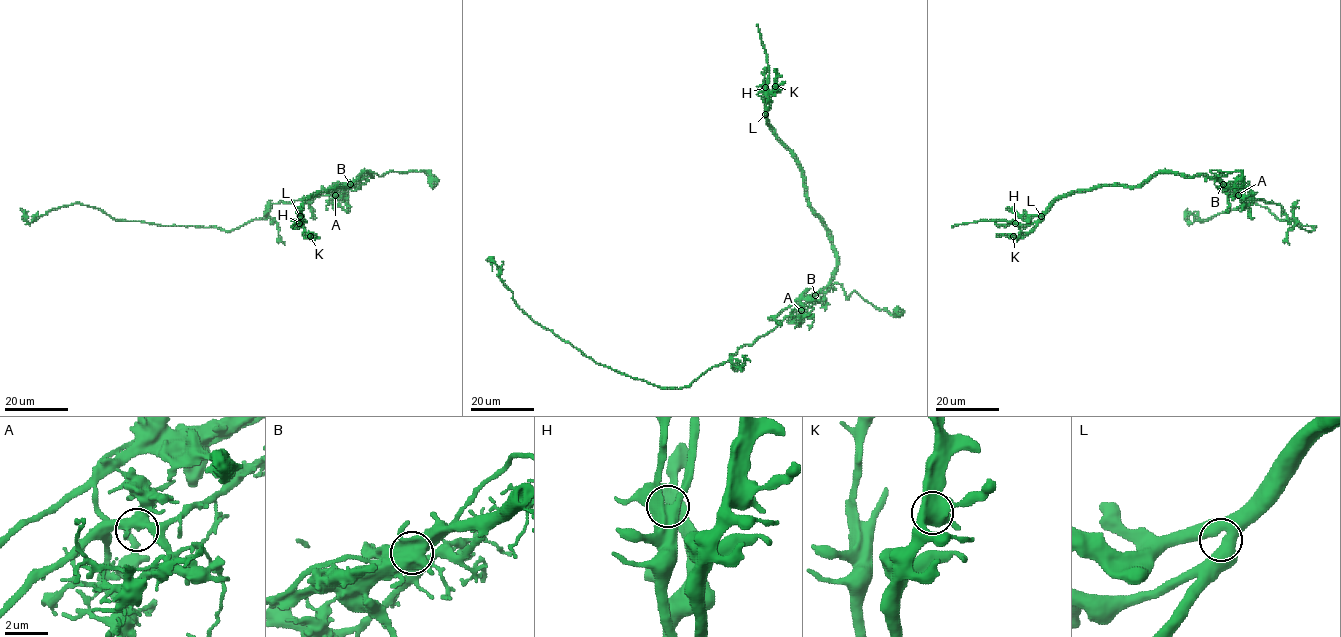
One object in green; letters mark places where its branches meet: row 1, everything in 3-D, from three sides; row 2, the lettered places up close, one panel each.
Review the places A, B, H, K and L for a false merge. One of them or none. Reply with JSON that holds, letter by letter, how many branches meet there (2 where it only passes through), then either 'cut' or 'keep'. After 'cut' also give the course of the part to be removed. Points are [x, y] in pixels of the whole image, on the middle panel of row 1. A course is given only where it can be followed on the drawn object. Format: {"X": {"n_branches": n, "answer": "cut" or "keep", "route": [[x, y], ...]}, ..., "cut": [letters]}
{"A": {"n_branches": 4, "answer": "keep"}, "B": {"n_branches": 4, "answer": "cut", "route": [[815, 295], [798, 297], [774, 328], [689, 386], [660, 387], [597, 364], [536, 324], [492, 259], [492, 271]]}, "H": {"n_branches": 4, "answer": "keep"}, "K": {"n_branches": 4, "answer": "keep"}, "L": {"n_branches": 3, "answer": "keep"}, "cut": ["B"]}

